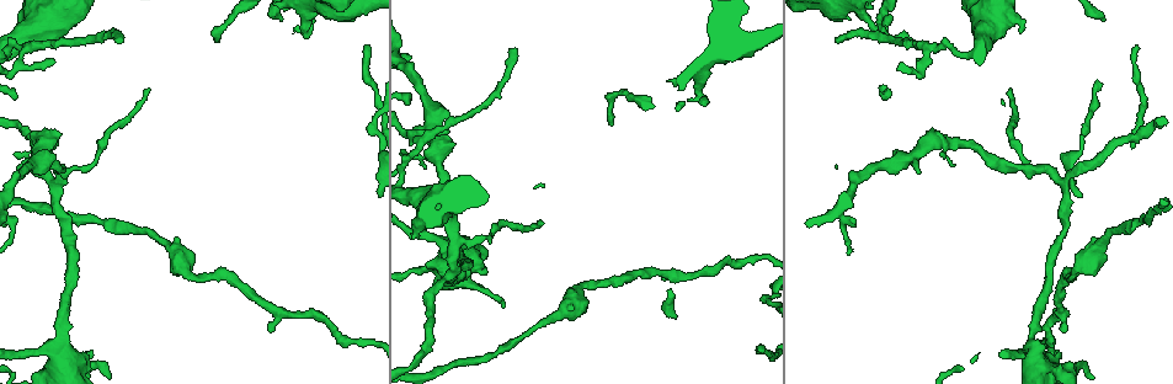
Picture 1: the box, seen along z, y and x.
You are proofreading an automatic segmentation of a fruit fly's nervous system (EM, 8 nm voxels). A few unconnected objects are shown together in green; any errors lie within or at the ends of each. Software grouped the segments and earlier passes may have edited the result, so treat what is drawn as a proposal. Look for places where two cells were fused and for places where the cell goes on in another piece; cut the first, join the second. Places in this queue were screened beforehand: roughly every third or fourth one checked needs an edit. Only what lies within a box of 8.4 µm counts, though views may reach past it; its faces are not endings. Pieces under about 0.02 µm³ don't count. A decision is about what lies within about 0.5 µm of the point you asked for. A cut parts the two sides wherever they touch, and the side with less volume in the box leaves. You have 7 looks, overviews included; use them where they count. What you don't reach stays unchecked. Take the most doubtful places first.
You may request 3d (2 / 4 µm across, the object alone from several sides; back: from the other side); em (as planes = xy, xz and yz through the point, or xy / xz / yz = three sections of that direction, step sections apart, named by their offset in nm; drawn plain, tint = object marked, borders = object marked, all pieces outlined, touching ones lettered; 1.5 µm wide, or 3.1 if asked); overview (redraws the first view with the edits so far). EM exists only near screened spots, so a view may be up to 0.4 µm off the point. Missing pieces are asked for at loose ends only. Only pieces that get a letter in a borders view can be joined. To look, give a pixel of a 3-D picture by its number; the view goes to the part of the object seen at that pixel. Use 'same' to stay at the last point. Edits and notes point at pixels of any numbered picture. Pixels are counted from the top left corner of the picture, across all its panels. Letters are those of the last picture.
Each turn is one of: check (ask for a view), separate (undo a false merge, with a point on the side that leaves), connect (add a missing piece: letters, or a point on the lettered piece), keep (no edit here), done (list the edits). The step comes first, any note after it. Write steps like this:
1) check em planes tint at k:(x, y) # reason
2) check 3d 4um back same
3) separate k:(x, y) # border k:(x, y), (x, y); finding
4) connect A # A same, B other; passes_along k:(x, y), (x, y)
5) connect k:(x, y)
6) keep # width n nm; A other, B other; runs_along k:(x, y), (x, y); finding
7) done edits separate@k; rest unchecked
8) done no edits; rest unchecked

check 3d 2um at 1:(836, 39) # tapers out

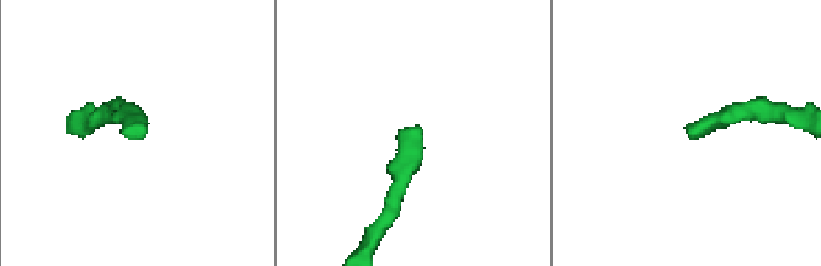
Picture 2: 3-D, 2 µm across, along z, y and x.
check em planes borders at 2:(417, 133) # shape alone is not enough

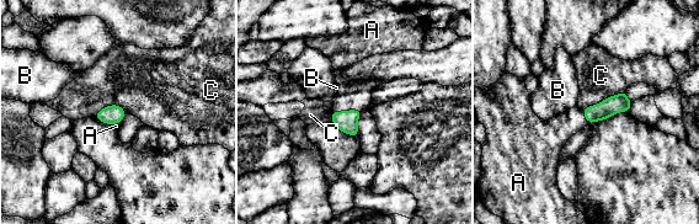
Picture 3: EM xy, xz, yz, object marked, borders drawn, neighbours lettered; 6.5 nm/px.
connect A # A same, B other, C other; passes_along 3:(346, 121), (348, 110), (357, 94); the cell continues

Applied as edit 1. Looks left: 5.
check 3d 4um at 1:(26, 50) # thick turns thin

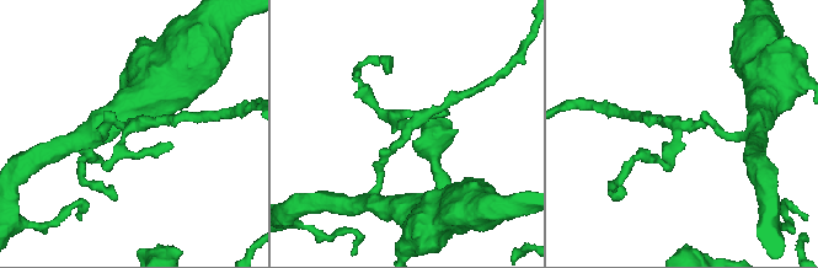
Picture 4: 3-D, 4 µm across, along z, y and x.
check em planes borders at 4:(680, 123) # shape alone is not enough

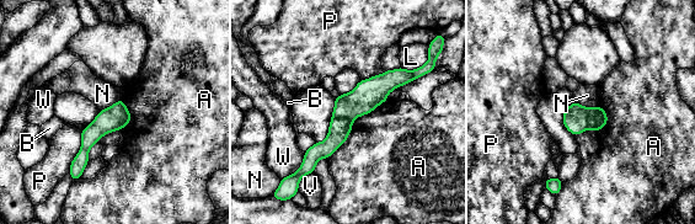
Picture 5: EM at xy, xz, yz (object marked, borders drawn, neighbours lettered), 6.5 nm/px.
separate 5:(340, 128) # longest_contact A 550 nm; A other, B other, L other, N other, P other, V other, W other; a second cell is stuck on

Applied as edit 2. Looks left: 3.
check 3d 2um at 1:(433, 118) # sudden change in width

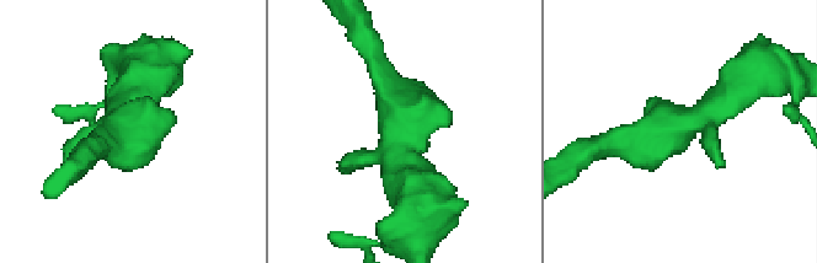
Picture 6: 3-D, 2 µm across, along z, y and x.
check em planes tint at 6:(127, 122)

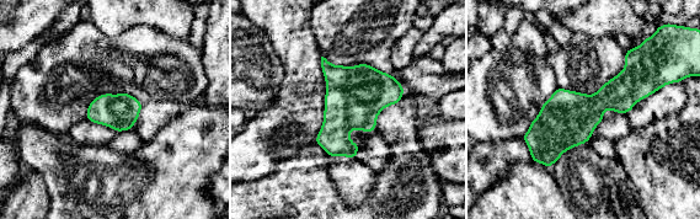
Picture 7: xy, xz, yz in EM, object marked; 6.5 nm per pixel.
check em planes borders same # see the neighbours

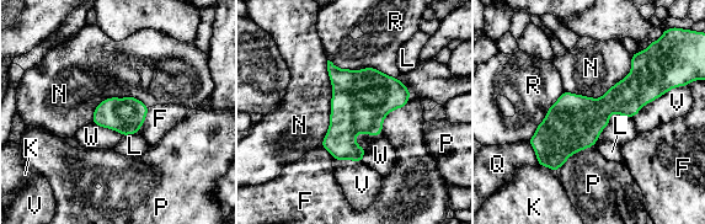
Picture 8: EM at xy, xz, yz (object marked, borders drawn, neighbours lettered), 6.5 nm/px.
keep # F other, K other, L other, N other, P other, Q other, R other, V other, W other; border 8:(327, 60), (331, 112), (321, 147); one cell here

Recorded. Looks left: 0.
done edits connect@3, separate@5; rest unchecked

